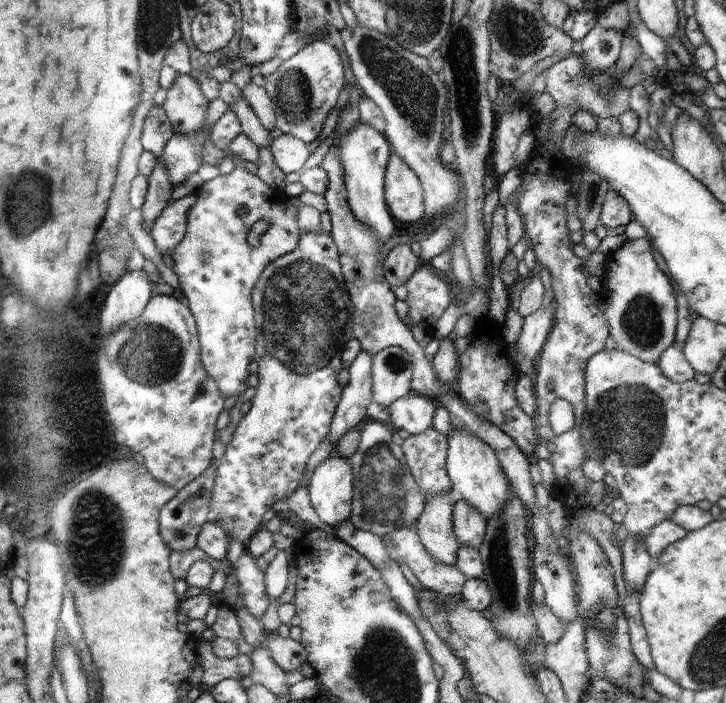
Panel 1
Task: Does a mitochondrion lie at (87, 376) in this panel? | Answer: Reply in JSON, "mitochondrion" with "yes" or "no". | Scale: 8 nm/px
{"mitochondrion":"no"}

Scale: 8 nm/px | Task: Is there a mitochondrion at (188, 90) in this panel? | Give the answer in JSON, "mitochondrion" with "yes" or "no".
{"mitochondrion":"no"}

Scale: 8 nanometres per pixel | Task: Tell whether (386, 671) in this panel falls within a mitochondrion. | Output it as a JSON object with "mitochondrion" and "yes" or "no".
{"mitochondrion":"yes"}

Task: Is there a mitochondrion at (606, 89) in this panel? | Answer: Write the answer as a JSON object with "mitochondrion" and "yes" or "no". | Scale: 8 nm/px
{"mitochondrion":"yes"}

